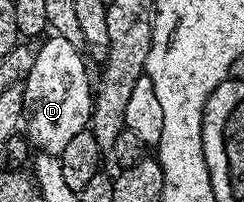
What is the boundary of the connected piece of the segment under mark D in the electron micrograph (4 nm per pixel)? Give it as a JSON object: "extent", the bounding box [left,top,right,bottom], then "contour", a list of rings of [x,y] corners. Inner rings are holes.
{"extent":[24,36,92,155],"contour":[[[50,36],[42,42],[36,64],[32,64],[32,72],[28,72],[24,80],[24,126],[30,129],[29,141],[35,147],[42,146],[38,148],[45,153],[61,155],[76,132],[87,129],[92,109],[92,78],[90,82],[85,61],[87,59],[79,47],[63,38]]]}

